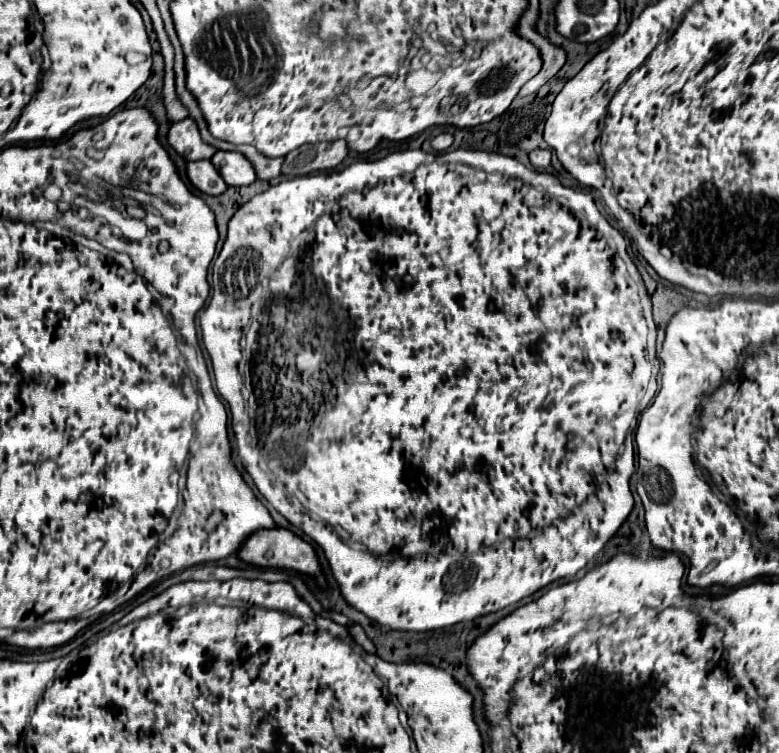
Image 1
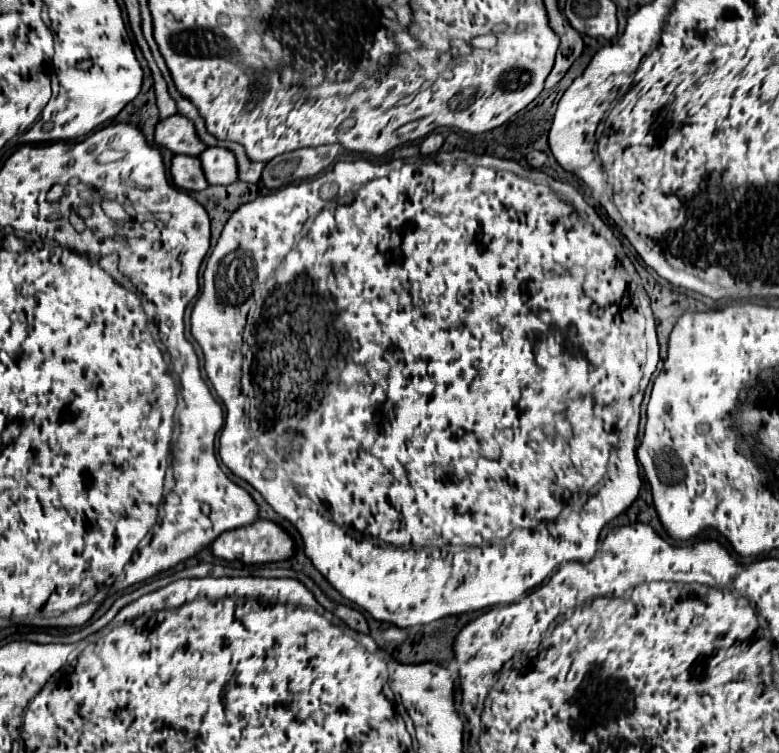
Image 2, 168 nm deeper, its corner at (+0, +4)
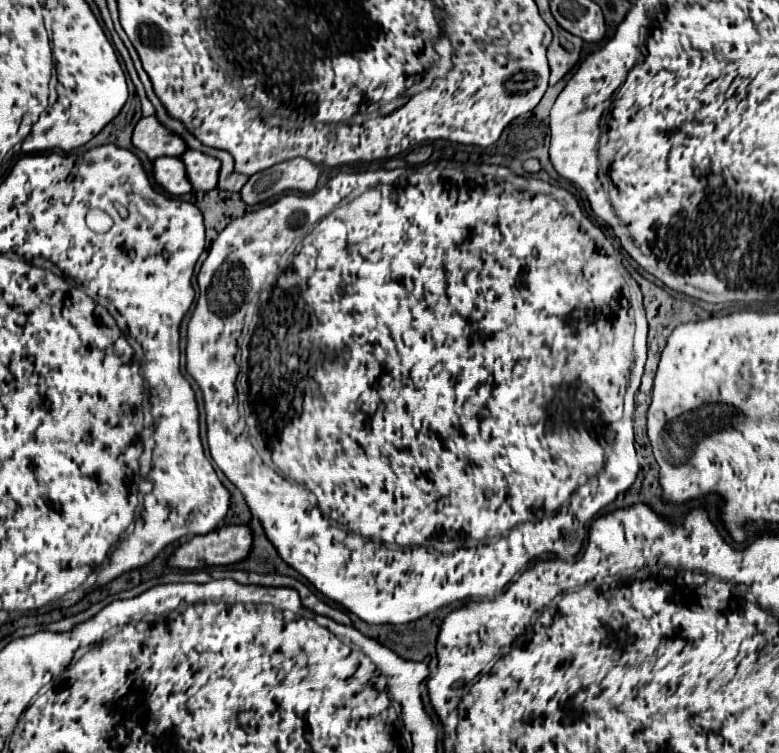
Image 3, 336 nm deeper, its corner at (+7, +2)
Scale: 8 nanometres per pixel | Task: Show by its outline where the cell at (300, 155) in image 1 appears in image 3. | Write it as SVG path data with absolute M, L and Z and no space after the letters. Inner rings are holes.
M291 159L251 175L241 189L241 199L247 205L259 205L285 191L311 193L317 187L319 173L319 167L313 167L307 159Z

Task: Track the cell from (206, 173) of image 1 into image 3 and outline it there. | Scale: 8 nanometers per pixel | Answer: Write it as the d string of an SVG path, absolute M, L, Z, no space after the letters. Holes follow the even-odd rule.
M157 157L153 161L153 177L171 195L185 195L193 191L179 157Z

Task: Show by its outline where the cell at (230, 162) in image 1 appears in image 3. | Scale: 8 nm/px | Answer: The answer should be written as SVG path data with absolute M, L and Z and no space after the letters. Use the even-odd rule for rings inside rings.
M187 149L179 159L185 165L193 191L209 191L217 187L217 175L221 167L217 159L211 159L201 151L193 151L193 149Z

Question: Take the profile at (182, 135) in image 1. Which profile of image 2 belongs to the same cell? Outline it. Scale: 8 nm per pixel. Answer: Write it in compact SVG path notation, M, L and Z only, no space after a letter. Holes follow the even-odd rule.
M178 113L168 119L162 119L156 125L154 141L158 145L168 147L172 153L182 153L182 155L196 155L198 157L206 149L206 145L196 135L192 121L188 121L186 117L178 115Z

